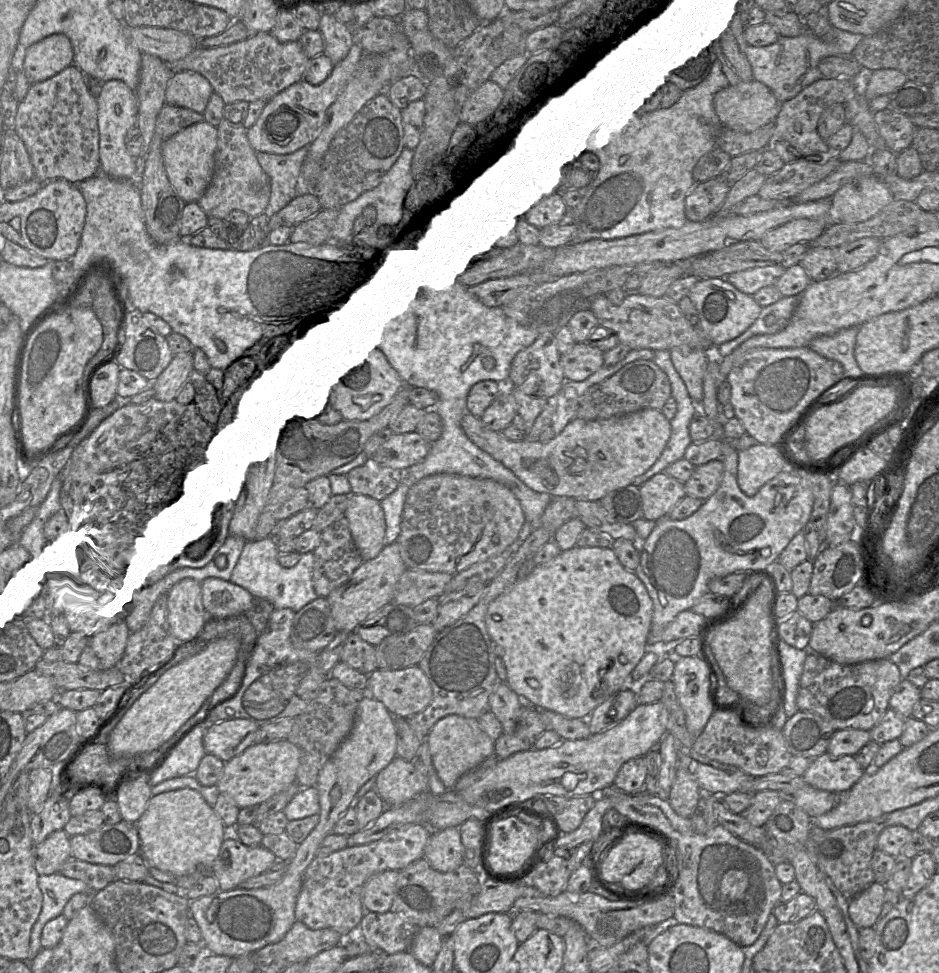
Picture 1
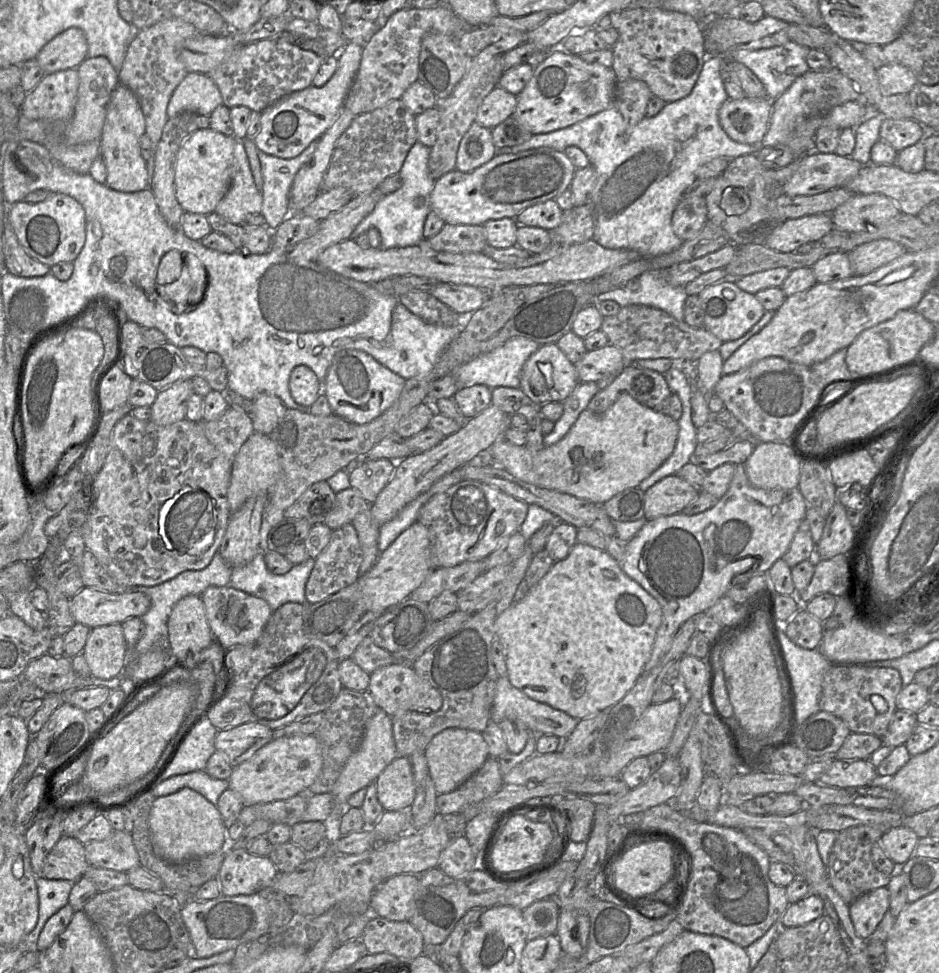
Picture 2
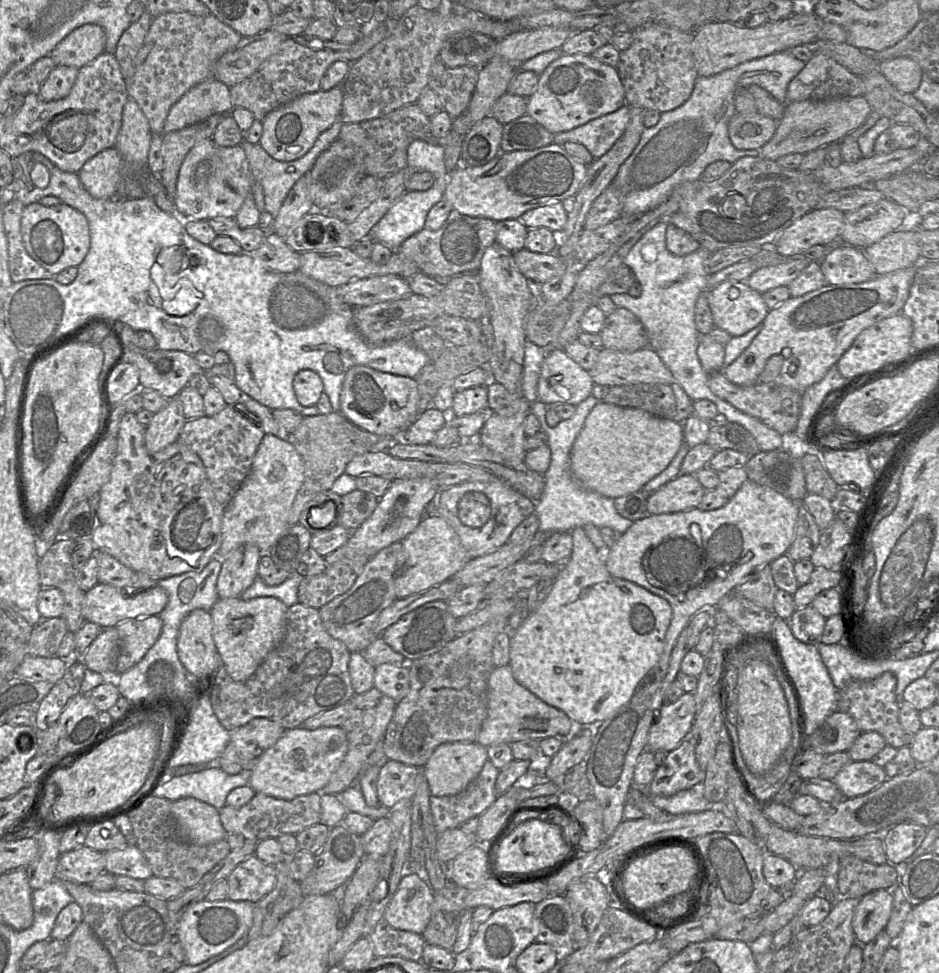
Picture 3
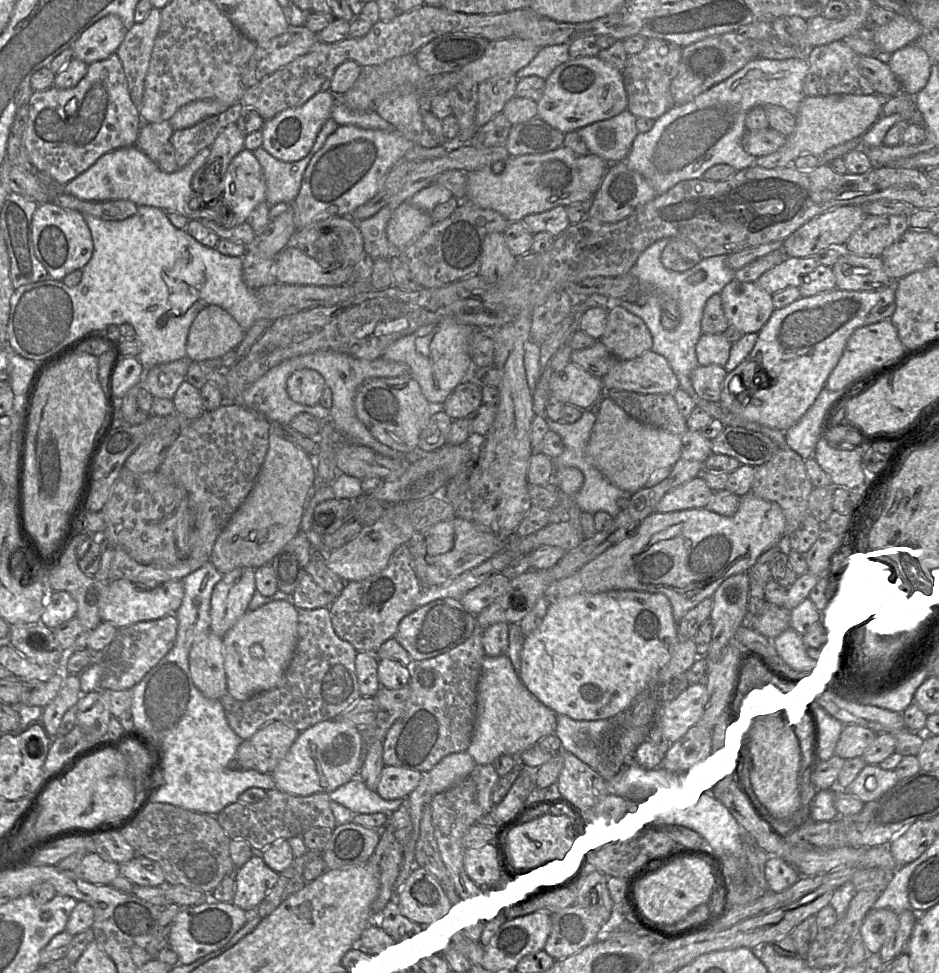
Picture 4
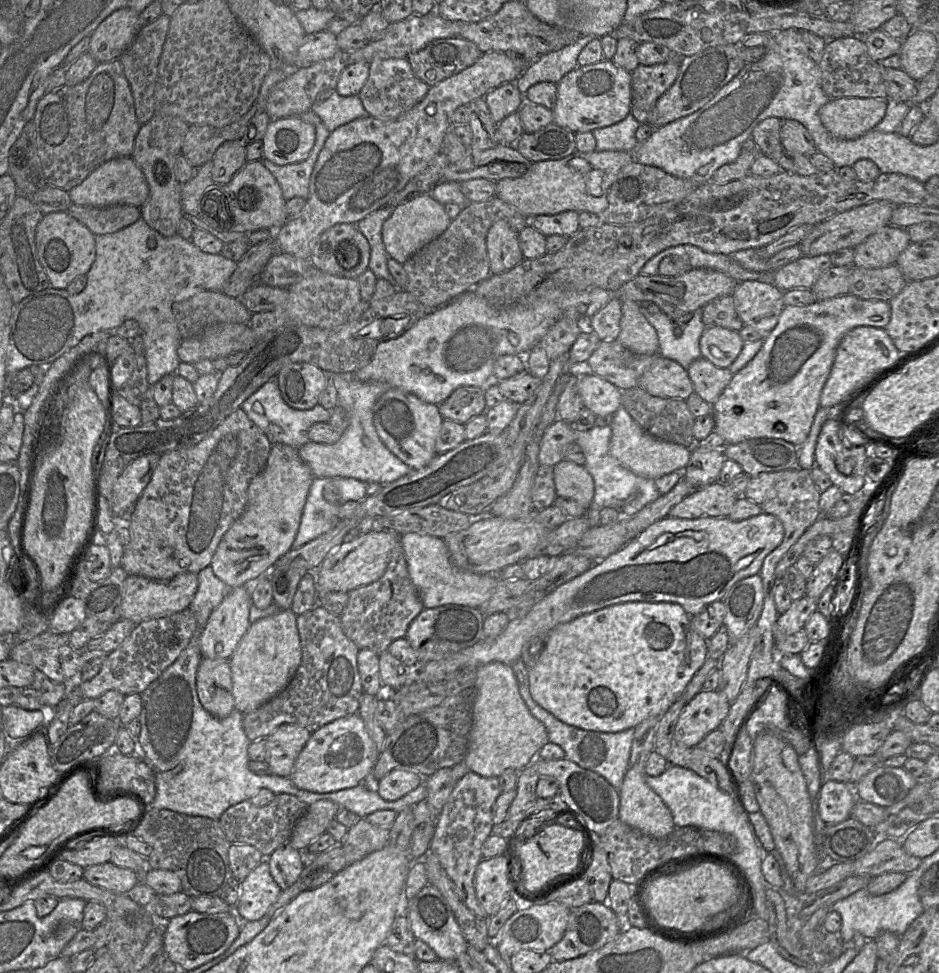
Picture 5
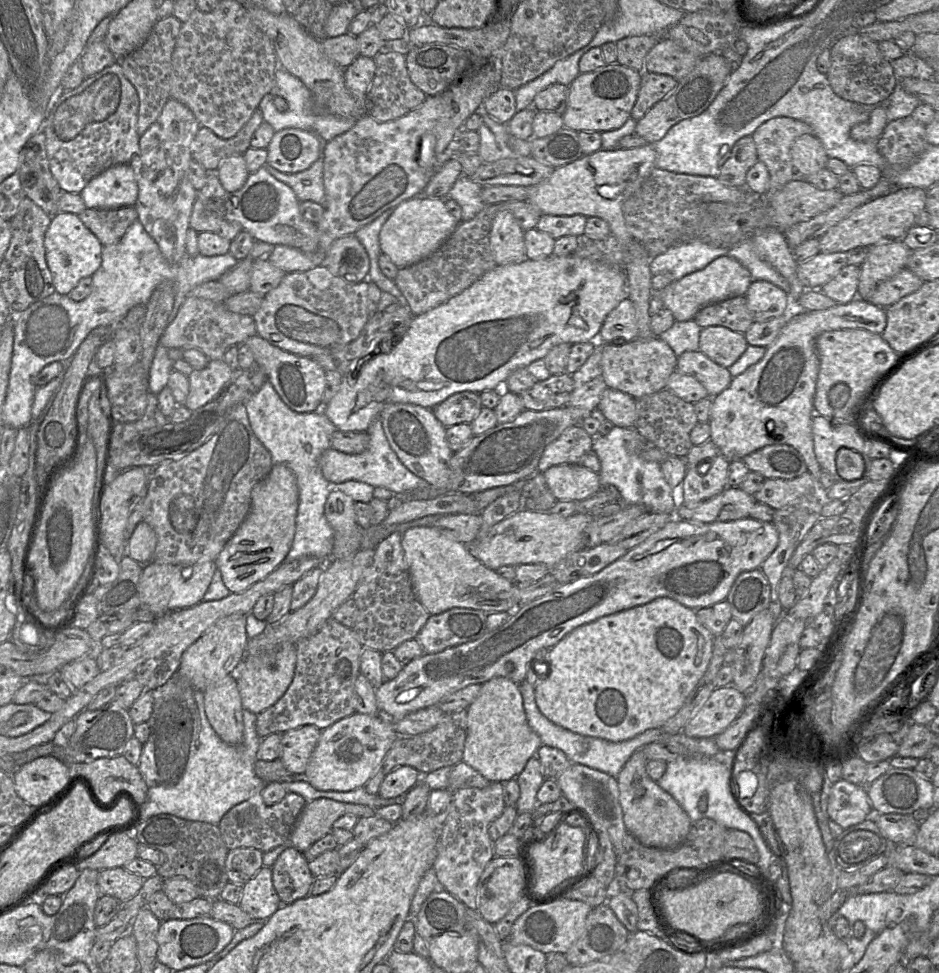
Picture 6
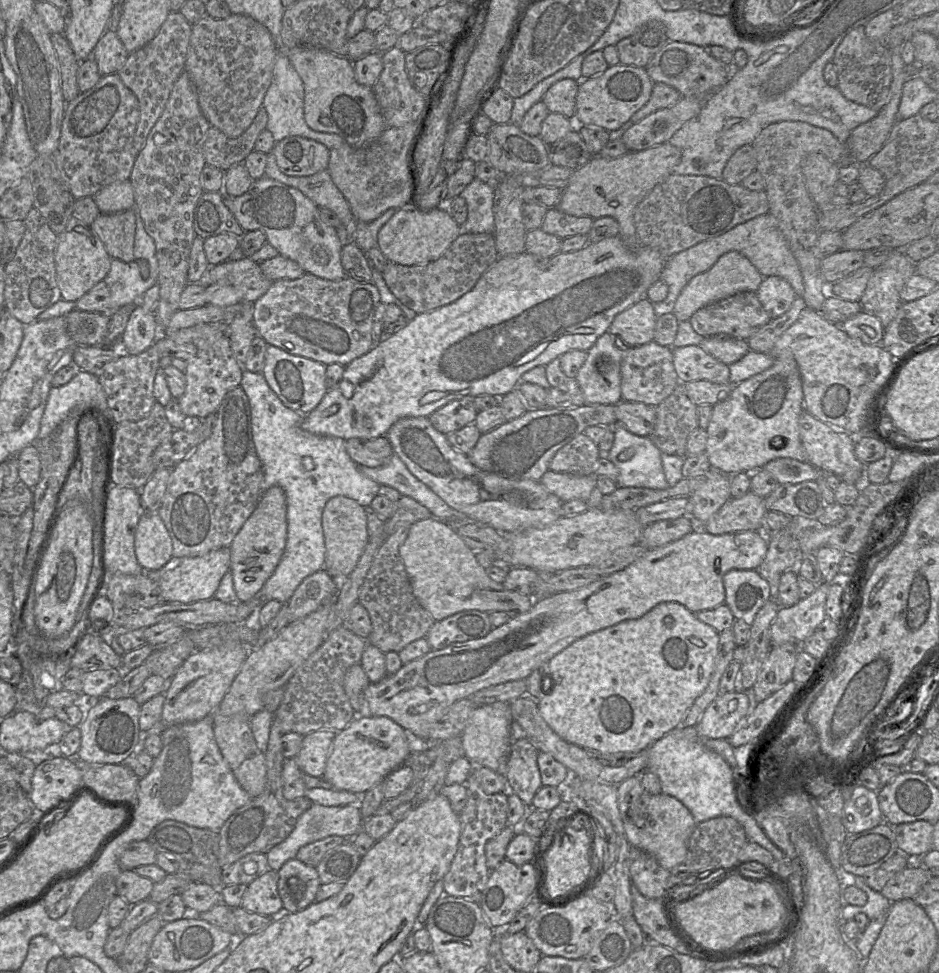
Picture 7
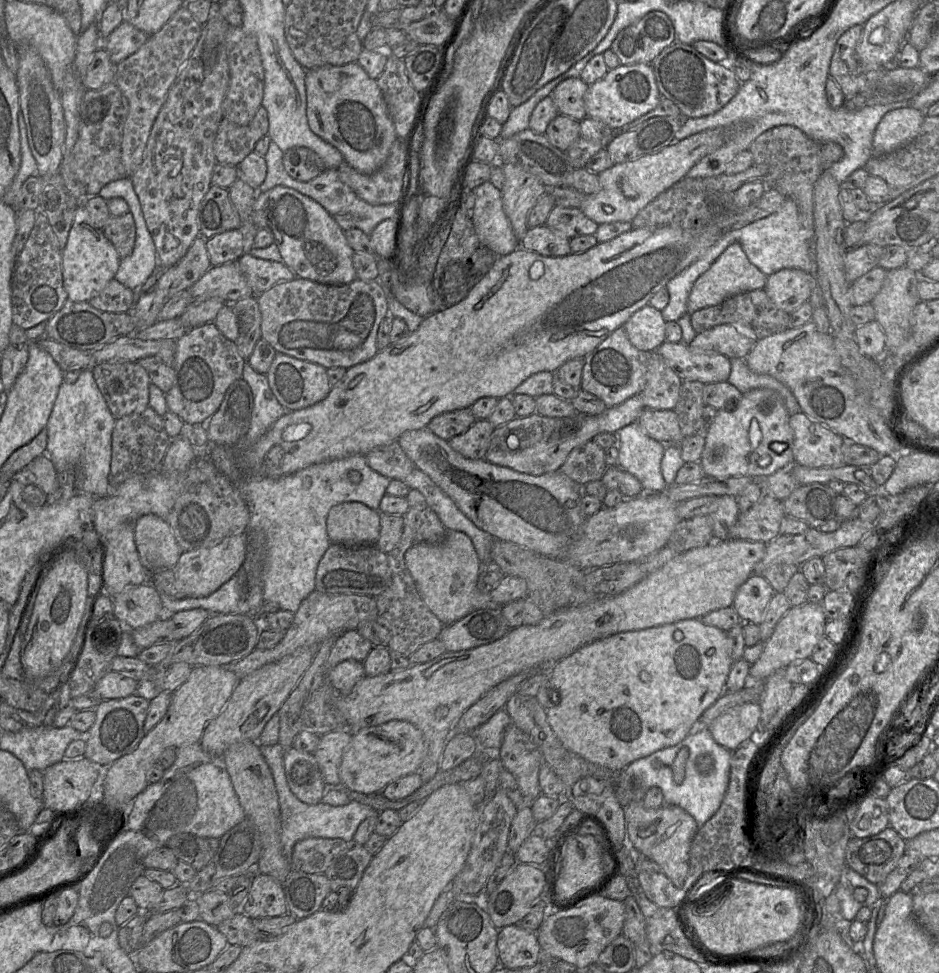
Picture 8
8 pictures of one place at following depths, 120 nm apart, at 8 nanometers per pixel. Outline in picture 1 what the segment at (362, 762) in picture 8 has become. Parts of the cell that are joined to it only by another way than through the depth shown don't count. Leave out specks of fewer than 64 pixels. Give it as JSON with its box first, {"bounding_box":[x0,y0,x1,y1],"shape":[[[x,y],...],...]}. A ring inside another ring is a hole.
{"bounding_box":[216,739,300,809],"shape":[[[287,739],[253,744],[241,754],[224,762],[222,776],[216,783],[219,793],[229,796],[240,809],[257,806],[296,782],[300,758],[300,748]]]}

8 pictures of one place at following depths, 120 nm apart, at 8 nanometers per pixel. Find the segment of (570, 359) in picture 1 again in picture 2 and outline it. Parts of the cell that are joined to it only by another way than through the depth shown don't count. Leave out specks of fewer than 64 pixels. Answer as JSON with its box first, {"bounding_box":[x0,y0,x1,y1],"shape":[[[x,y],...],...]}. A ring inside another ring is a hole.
{"bounding_box":[574,344,626,382],"shape":[[[611,344],[587,351],[574,363],[580,382],[598,382],[611,374],[619,374],[626,365],[621,351]]]}

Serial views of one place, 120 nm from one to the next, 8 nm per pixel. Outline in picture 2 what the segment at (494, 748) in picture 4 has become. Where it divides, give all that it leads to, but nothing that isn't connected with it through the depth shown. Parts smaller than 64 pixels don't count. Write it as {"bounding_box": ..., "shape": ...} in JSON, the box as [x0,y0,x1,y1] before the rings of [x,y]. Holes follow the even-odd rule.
{"bounding_box":[490,677,578,739],"shape":[[[499,677],[496,684],[495,696],[491,708],[490,721],[499,724],[505,719],[522,722],[530,732],[538,735],[555,735],[560,739],[566,739],[578,724],[577,719],[567,713],[552,708],[551,706],[532,700],[519,689],[515,688],[508,677]]]}

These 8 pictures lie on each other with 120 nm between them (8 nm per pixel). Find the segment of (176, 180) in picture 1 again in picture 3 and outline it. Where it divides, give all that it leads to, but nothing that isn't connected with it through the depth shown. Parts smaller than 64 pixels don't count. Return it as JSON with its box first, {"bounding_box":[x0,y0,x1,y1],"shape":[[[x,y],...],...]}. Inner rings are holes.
{"bounding_box":[176,138,253,220],"shape":[[[211,138],[197,143],[185,156],[179,169],[177,185],[180,196],[176,214],[183,220],[209,220],[234,216],[244,199],[251,194],[253,178],[244,149],[240,145],[222,147]],[[202,161],[208,161],[210,170],[206,182],[196,182],[196,170]]]}

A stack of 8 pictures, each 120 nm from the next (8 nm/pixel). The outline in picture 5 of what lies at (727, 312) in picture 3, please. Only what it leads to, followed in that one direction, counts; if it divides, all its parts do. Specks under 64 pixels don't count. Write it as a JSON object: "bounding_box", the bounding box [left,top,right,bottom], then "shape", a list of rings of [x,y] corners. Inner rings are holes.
{"bounding_box":[731,280,785,334],"shape":[[[746,280],[736,284],[731,296],[743,324],[768,334],[785,307],[783,293],[773,283]]]}

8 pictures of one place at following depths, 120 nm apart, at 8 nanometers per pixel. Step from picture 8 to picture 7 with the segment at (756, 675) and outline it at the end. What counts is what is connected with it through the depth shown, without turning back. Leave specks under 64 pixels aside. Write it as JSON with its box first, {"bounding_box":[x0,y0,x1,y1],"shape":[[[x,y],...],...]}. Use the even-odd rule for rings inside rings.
{"bounding_box":[771,583,828,648],"shape":[[[821,583],[816,585],[815,591],[805,599],[800,599],[798,603],[793,606],[781,606],[775,619],[772,622],[771,633],[771,648],[773,646],[779,646],[784,643],[798,643],[799,648],[803,641],[811,636],[820,625],[820,623],[826,618],[825,604],[828,593],[827,583]]]}

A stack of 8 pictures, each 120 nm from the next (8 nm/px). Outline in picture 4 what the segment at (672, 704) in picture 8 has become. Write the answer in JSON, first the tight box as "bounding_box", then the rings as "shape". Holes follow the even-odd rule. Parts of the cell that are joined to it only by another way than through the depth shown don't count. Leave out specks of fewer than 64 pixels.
{"bounding_box":[520,590,697,724],"shape":[[[632,590],[584,593],[549,602],[541,624],[523,640],[520,680],[546,707],[576,724],[611,722],[648,686],[672,685],[686,679],[685,672],[697,658],[696,643],[680,639],[665,596]]]}

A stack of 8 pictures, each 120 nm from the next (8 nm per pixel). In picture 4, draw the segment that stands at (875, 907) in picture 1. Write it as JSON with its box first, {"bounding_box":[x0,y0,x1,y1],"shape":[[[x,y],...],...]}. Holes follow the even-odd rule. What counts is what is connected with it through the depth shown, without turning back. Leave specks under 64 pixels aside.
{"bounding_box":[859,908,898,953],"shape":[[[871,908],[866,914],[859,936],[868,953],[879,953],[897,928],[898,914],[890,909]]]}

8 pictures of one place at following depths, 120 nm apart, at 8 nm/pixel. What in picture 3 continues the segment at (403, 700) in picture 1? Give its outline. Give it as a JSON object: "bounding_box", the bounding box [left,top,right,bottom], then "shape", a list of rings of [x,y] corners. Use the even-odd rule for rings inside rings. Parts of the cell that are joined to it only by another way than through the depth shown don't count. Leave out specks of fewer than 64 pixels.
{"bounding_box":[374,658,413,702],"shape":[[[405,658],[400,665],[383,663],[375,667],[374,687],[399,702],[410,688],[409,668],[413,660]]]}

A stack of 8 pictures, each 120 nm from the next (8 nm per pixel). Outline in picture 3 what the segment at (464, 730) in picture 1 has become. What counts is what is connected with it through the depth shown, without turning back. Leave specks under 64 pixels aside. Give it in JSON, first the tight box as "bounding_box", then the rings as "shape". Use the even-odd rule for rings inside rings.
{"bounding_box":[423,742,488,796],"shape":[[[475,742],[439,745],[423,768],[432,796],[452,796],[463,791],[488,760],[487,747]]]}

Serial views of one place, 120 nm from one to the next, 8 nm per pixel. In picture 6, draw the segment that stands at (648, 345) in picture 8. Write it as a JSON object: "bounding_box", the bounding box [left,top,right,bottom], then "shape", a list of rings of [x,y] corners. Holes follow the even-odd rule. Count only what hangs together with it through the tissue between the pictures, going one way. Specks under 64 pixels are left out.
{"bounding_box":[595,297,637,345],"shape":[[[626,297],[606,316],[595,341],[619,345],[637,338],[636,310],[633,302]]]}

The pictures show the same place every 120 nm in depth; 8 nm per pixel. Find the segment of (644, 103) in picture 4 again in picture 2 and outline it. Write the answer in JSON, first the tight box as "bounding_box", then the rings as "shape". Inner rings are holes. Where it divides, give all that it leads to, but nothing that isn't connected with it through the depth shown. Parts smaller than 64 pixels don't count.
{"bounding_box":[608,8,707,103],"shape":[[[627,8],[608,15],[612,17],[612,27],[619,33],[616,43],[612,46],[612,69],[617,81],[644,81],[652,95],[666,103],[680,100],[691,93],[707,57],[704,50],[704,29],[699,21],[688,14],[656,8]]]}

